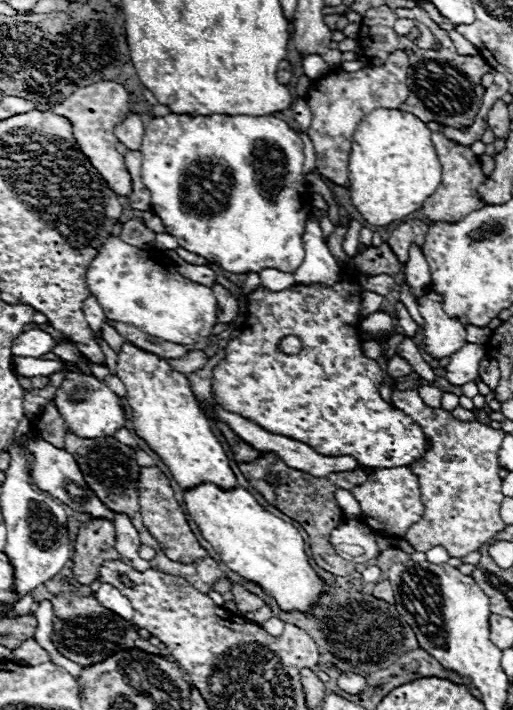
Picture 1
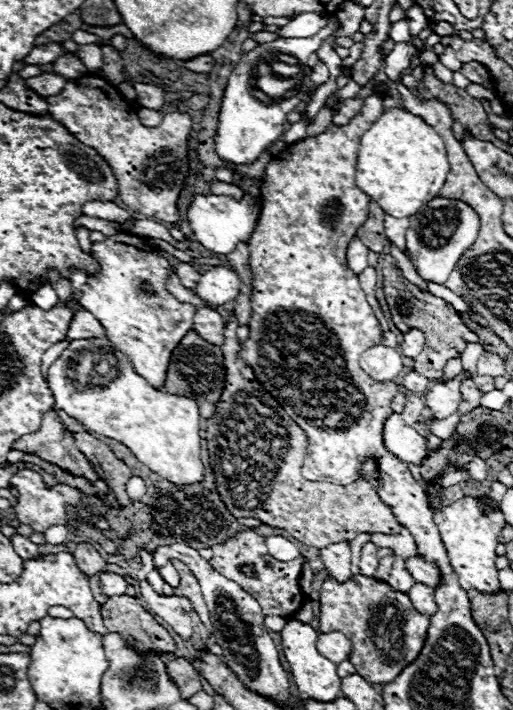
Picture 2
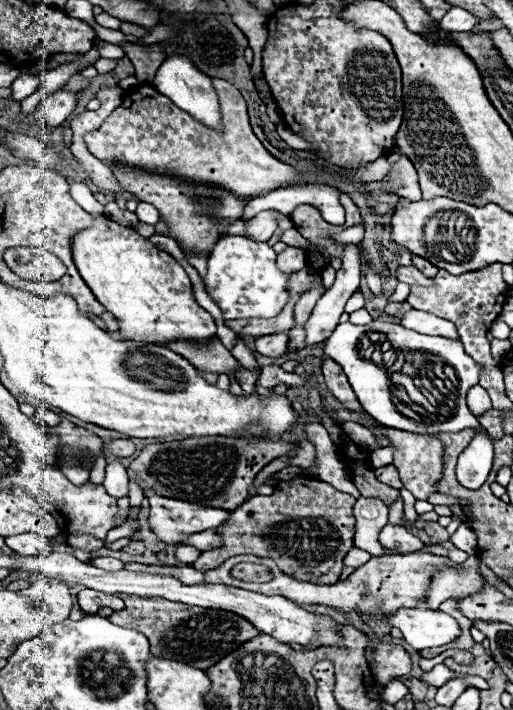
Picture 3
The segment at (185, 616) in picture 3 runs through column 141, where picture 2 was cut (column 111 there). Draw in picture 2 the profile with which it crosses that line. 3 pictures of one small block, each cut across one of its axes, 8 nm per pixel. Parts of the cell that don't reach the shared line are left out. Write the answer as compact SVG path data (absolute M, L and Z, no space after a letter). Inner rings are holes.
M134 596L108 598L102 604L102 620L108 632L120 632L138 650L156 650L162 654L176 650L172 636Z

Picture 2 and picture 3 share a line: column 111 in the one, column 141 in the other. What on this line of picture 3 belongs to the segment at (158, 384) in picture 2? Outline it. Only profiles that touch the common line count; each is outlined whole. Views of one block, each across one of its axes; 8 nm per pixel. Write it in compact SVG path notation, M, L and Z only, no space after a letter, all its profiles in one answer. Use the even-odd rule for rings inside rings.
M104 214L92 216L94 224L72 236L74 264L98 302L116 316L122 340L166 346L170 340L206 342L216 334L214 318L194 300L184 268L158 250L134 228L122 228Z

